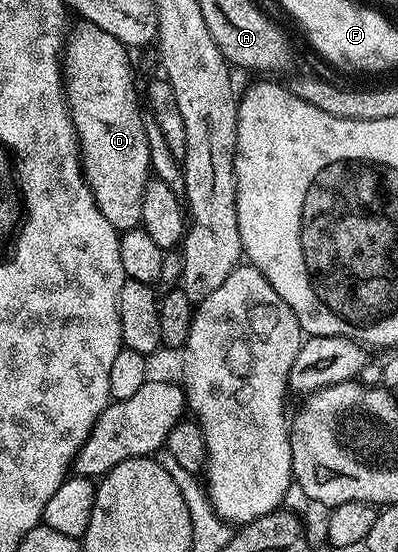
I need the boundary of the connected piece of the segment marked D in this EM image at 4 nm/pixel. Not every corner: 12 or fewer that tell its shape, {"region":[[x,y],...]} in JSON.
{"region":[[84,20],[63,51],[81,168],[118,232],[151,177],[127,47]]}

